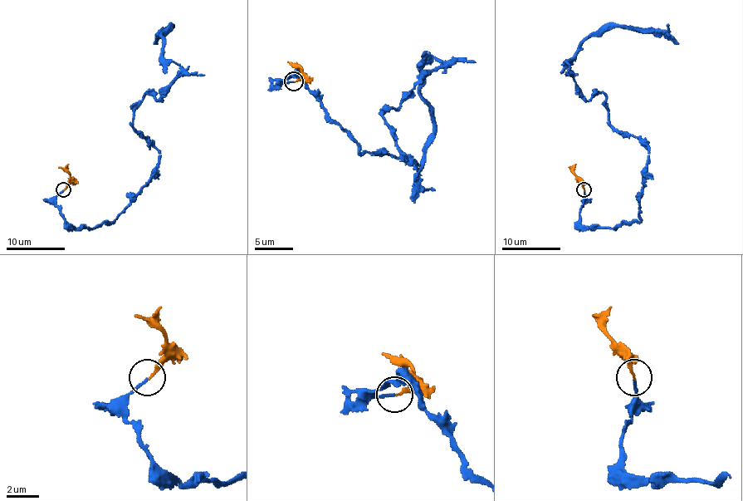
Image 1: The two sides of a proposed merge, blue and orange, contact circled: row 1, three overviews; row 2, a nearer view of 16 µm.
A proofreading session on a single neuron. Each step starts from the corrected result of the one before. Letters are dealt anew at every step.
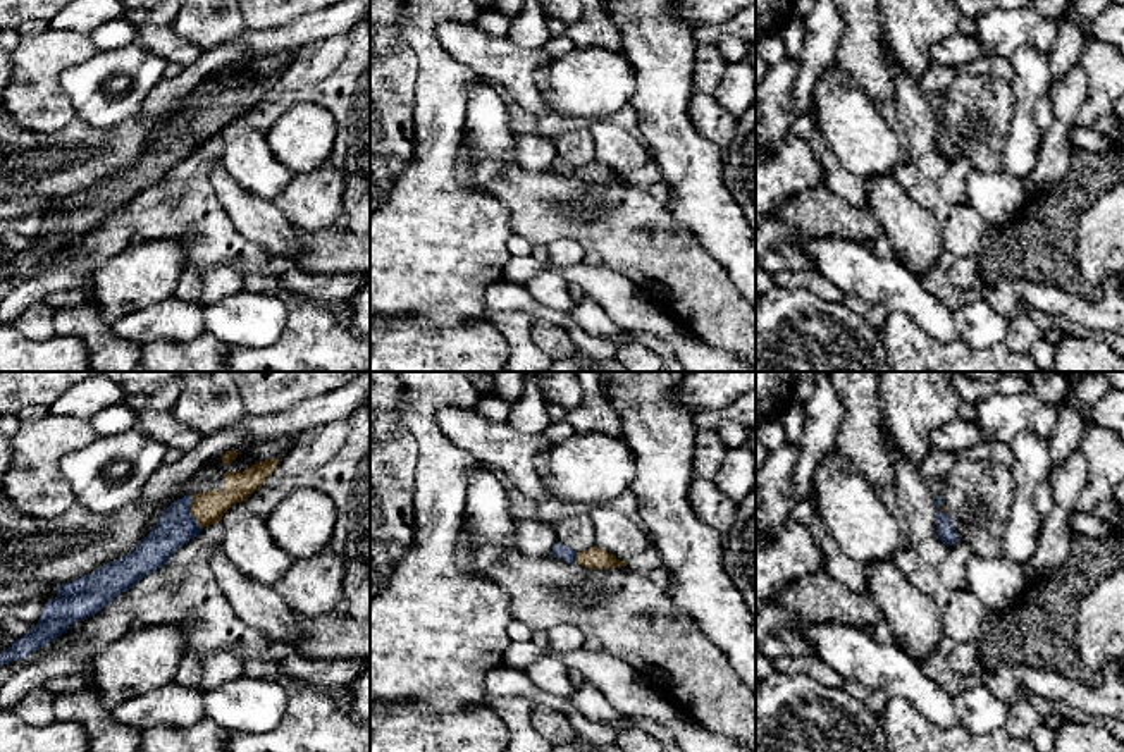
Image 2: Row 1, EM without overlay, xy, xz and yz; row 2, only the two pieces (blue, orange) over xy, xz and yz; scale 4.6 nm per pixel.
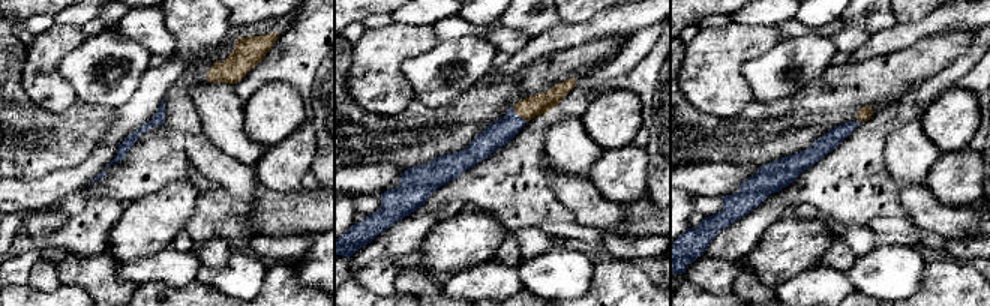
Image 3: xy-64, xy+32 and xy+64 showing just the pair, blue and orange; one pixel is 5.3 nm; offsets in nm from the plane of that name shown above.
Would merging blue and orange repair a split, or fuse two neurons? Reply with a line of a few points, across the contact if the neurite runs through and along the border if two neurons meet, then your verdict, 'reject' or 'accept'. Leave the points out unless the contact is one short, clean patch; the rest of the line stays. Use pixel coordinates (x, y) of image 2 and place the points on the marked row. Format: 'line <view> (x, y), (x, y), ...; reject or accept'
line xy (176, 527), (191, 515), (207, 508); accept

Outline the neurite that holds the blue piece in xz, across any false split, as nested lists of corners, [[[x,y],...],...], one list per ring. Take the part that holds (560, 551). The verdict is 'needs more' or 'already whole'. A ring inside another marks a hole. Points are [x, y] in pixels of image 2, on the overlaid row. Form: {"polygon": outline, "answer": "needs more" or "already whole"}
{"polygon": [[[556,542],[549,556],[594,570],[627,566],[625,561],[616,559],[613,554],[597,546],[590,547],[589,551],[575,552],[561,542]]], "answer": "needs more"}

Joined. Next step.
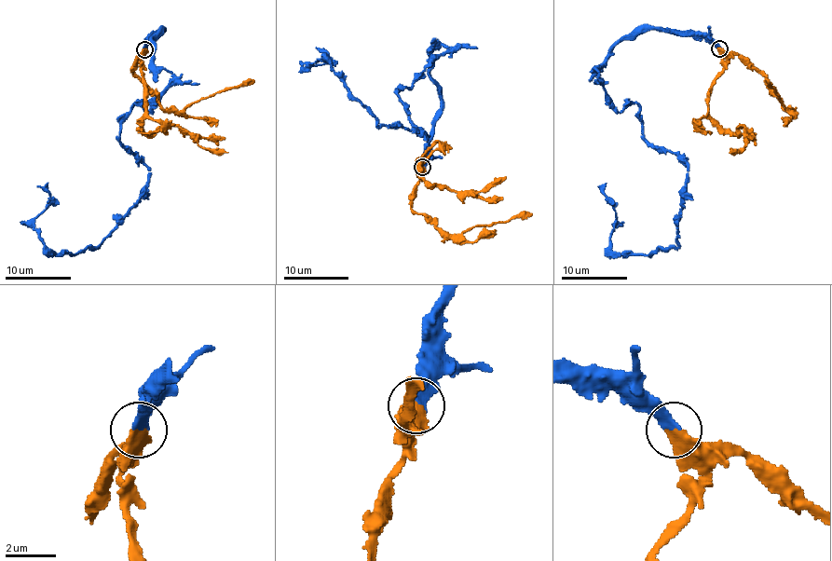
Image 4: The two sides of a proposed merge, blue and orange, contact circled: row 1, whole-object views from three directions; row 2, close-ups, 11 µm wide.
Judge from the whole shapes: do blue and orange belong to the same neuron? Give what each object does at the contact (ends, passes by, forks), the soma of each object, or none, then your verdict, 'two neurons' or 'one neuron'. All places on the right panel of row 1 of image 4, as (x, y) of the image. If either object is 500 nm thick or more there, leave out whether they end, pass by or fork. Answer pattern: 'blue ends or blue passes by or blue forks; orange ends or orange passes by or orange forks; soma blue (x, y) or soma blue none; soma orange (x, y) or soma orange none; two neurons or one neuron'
soma blue none; soma orange none; one neuron

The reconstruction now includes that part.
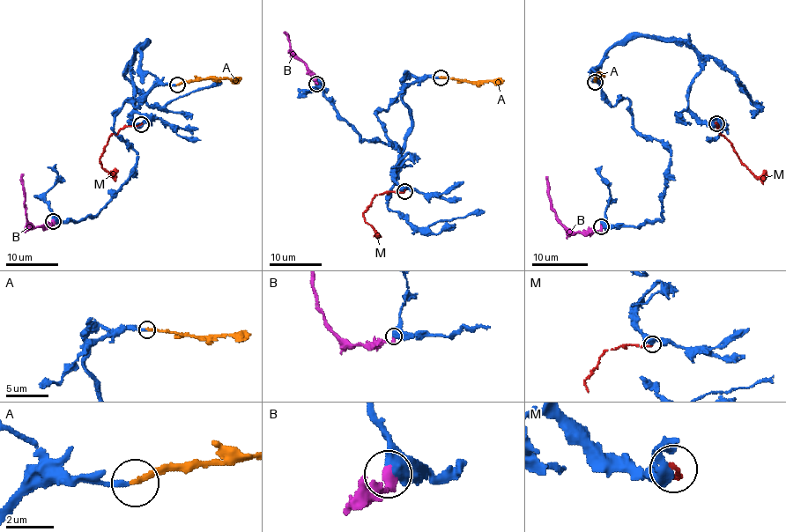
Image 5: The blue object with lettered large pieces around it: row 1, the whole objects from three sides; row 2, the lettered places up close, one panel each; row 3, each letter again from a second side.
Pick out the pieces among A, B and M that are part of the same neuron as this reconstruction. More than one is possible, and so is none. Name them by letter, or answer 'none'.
A, B

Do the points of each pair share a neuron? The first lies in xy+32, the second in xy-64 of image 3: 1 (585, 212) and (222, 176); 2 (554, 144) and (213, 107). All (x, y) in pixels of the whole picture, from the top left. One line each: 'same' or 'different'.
1: same
2: same

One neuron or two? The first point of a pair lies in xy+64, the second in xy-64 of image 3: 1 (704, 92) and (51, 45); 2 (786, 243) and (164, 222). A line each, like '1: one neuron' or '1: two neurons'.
1: one neuron
2: one neuron

